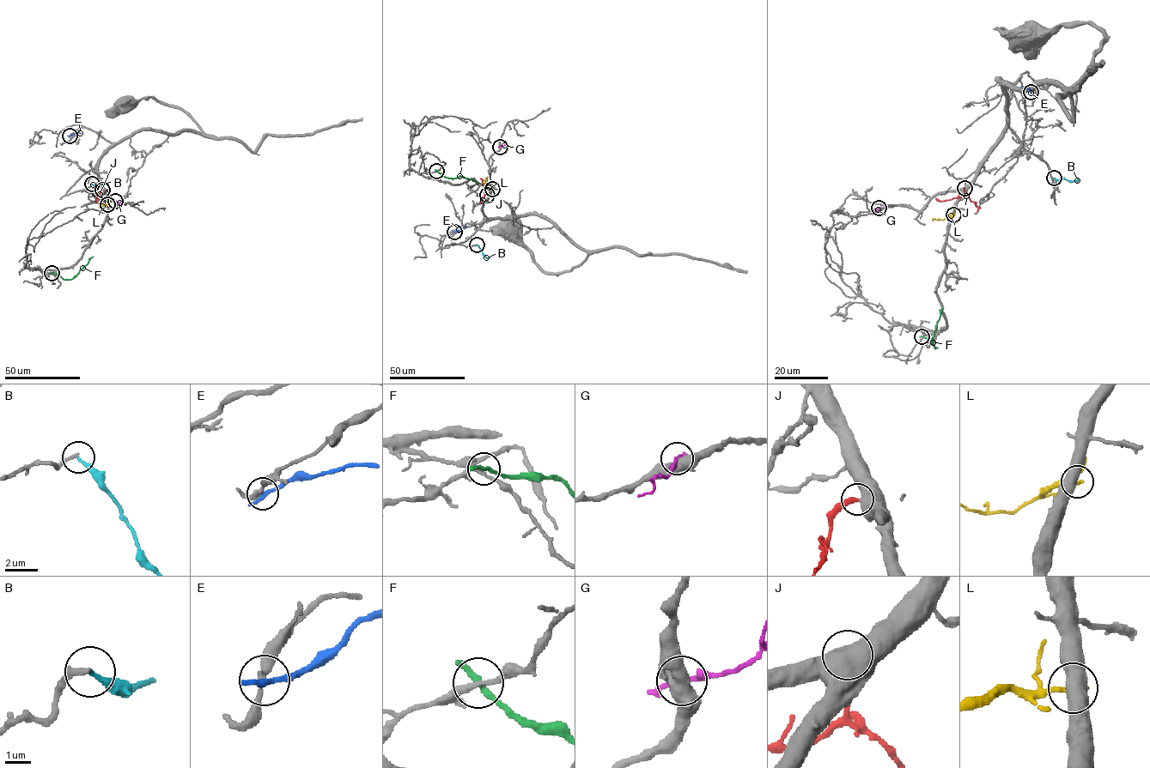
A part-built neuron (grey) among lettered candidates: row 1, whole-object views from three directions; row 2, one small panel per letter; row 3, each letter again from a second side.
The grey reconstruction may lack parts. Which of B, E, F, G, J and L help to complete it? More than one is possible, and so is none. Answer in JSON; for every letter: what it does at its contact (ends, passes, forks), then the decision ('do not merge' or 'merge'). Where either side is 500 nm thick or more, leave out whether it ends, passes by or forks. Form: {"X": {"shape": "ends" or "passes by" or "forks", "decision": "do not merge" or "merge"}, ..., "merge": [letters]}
{"B": {"shape": "ends", "decision": "do not merge"}, "E": {"shape": "ends", "decision": "do not merge"}, "F": {"shape": "ends", "decision": "do not merge"}, "G": {"decision": "do not merge"}, "J": {"decision": "merge"}, "L": {"decision": "do not merge"}, "merge": ["J"]}

